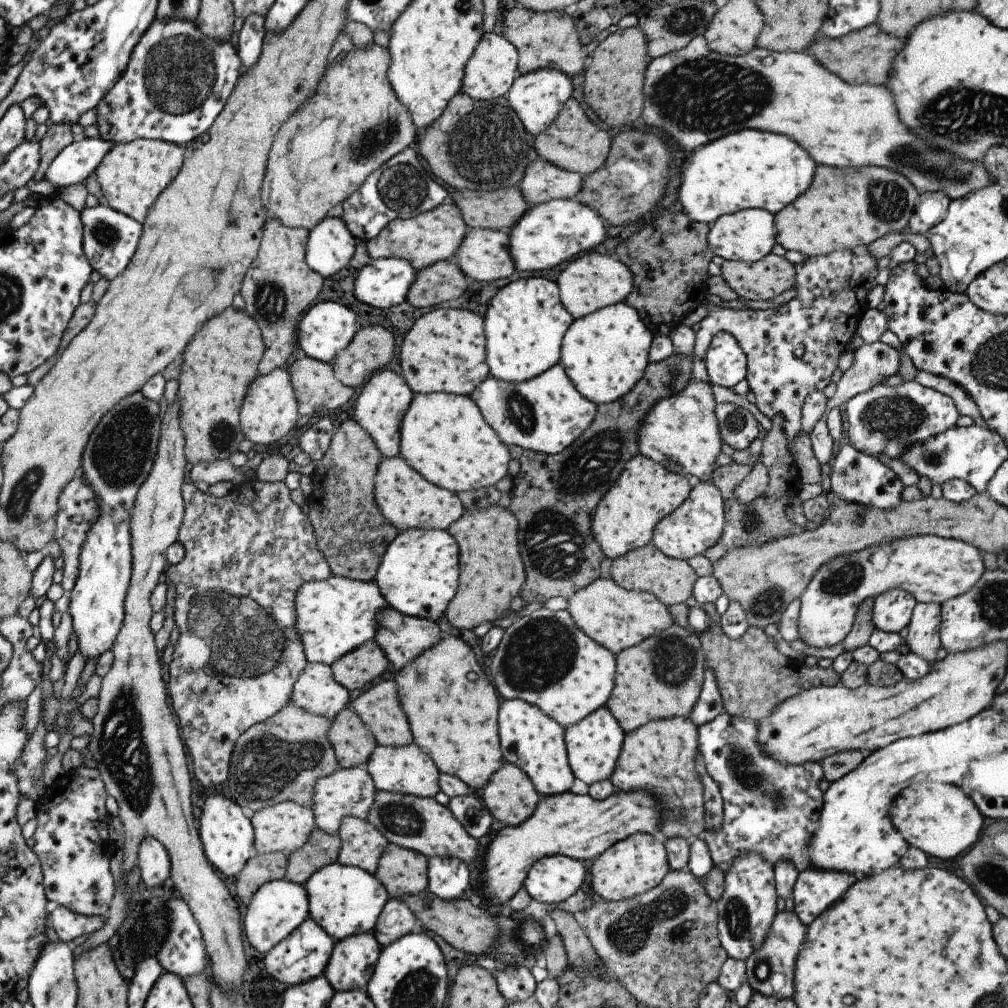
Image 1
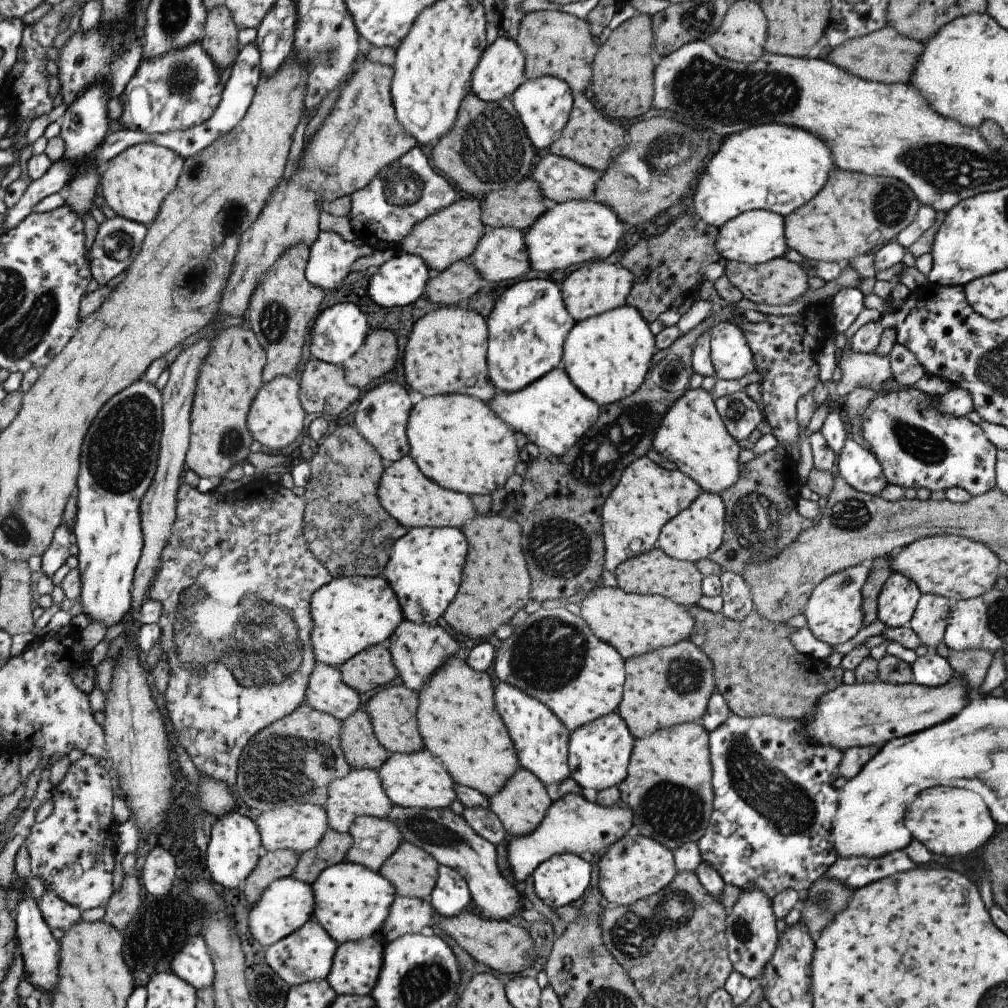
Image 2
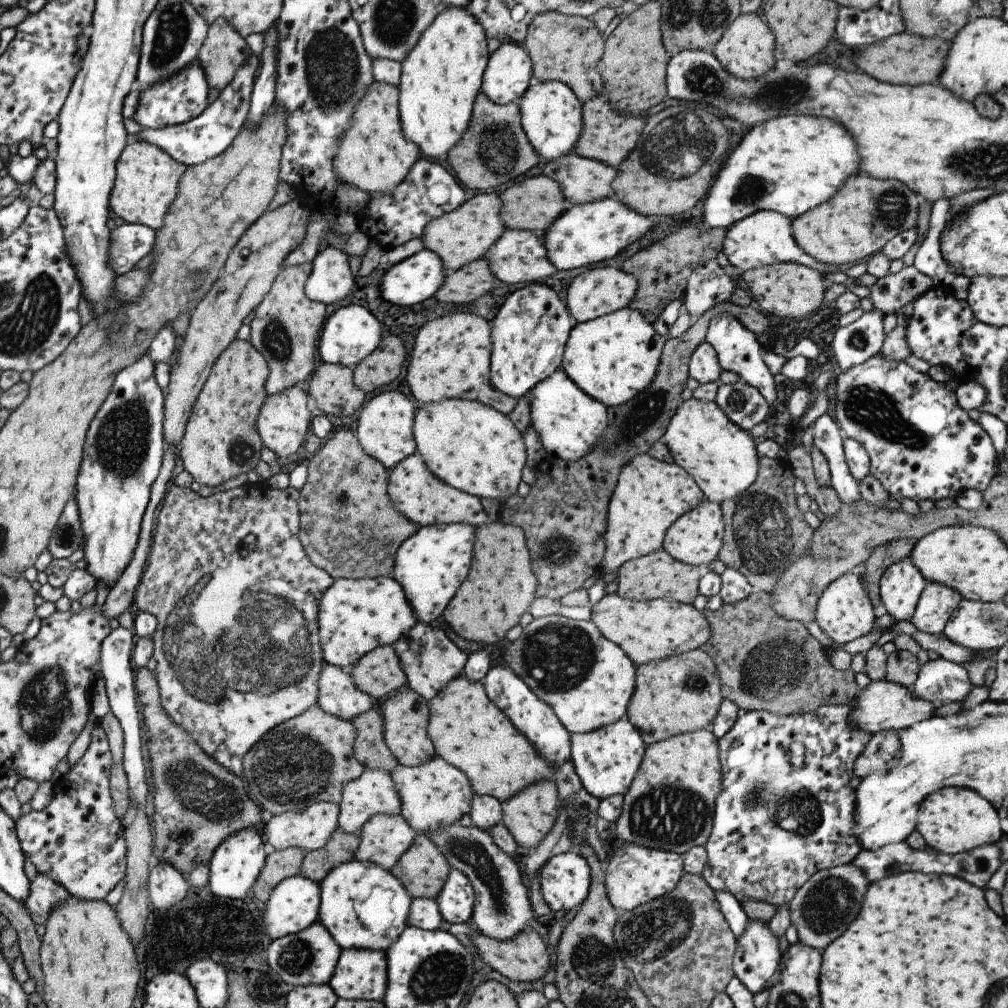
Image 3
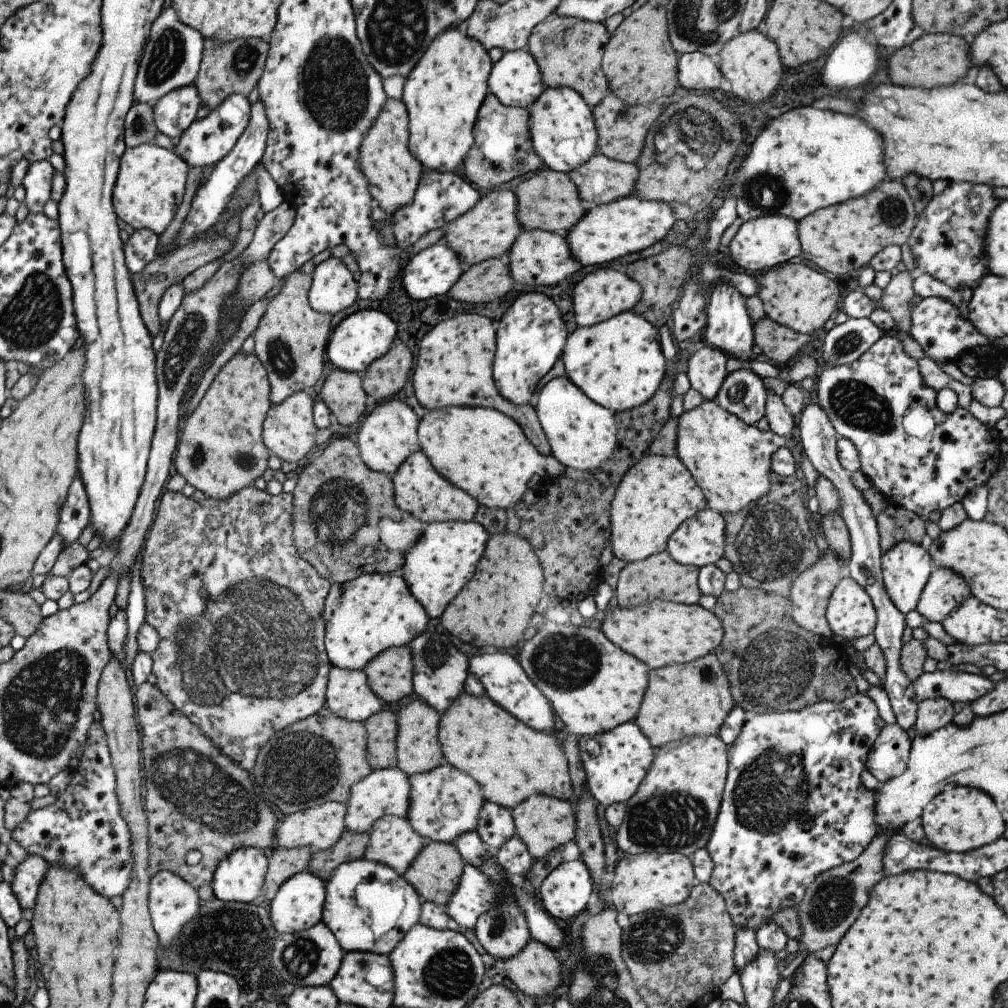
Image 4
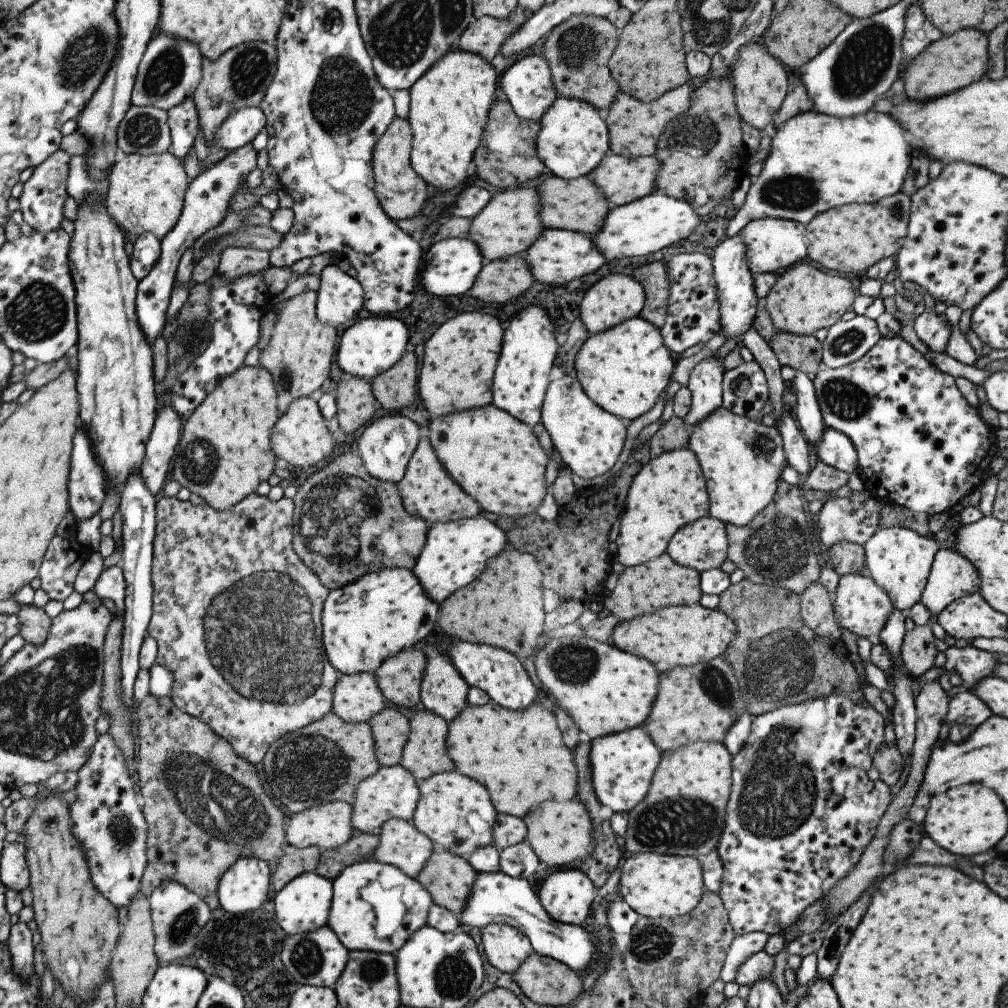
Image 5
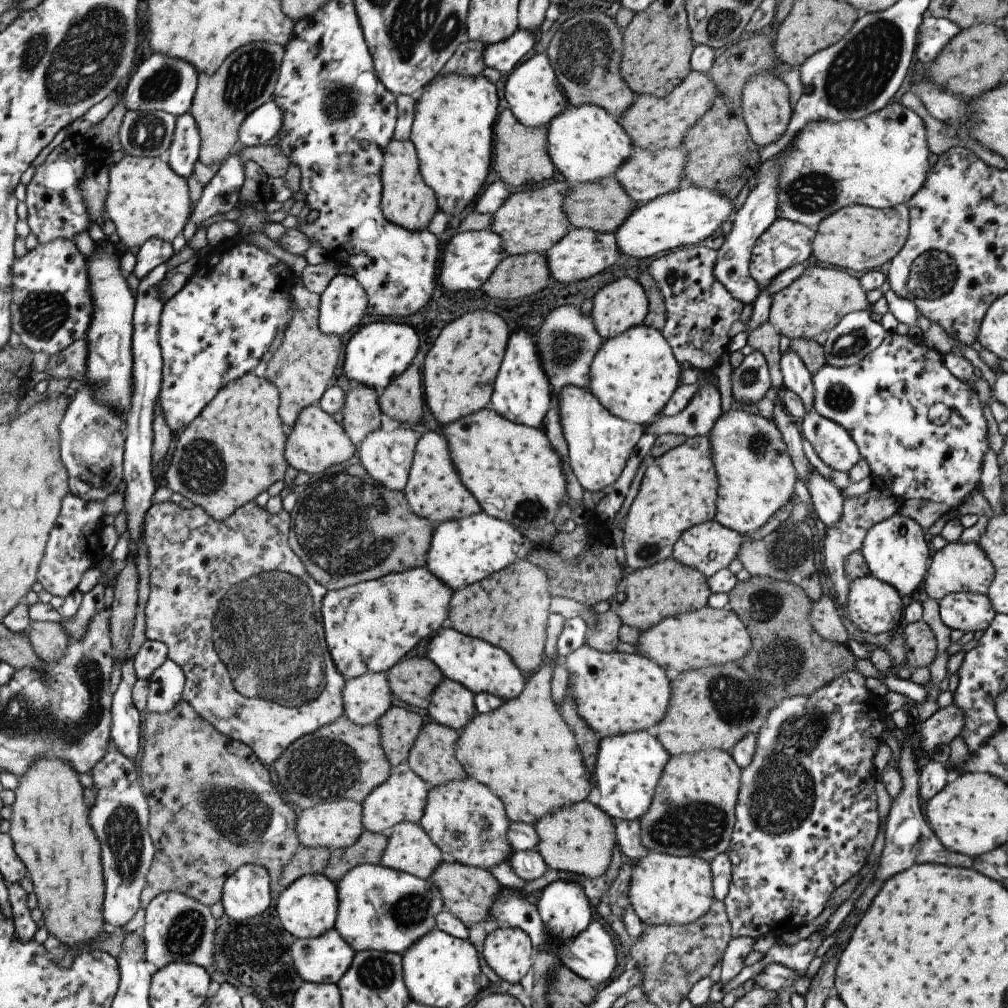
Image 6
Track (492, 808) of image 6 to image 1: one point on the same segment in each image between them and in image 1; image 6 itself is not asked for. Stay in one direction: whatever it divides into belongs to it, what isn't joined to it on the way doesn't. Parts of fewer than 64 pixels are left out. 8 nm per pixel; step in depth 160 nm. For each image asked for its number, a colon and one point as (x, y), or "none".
1: (407, 769)
2: (418, 780)
3: (432, 793)
4: (444, 802)
5: (454, 810)

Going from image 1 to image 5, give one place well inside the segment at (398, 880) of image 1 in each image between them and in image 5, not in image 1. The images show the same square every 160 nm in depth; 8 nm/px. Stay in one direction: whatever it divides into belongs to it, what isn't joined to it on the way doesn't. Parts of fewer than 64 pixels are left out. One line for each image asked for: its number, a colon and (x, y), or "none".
2: (412, 872)
3: (421, 869)
4: (434, 873)
5: (448, 878)

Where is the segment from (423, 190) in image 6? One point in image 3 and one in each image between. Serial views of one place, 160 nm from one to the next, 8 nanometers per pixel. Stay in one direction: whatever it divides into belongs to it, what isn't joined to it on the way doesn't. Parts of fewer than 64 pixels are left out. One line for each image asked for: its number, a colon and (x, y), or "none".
3: (372, 155)
4: (391, 171)
5: (400, 192)

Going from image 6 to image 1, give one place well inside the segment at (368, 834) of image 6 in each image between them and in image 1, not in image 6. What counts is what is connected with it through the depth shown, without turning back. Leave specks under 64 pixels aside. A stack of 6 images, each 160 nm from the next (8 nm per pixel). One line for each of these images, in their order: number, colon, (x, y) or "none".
1: (321, 848)
2: (331, 848)
3: (340, 846)
4: (349, 846)
5: (359, 847)

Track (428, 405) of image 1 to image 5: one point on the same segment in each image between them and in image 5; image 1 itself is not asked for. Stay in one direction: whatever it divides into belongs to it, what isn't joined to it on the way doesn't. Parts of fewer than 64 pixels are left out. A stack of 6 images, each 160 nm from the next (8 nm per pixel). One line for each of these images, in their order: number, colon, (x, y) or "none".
2: (455, 440)
3: (470, 446)
4: (481, 451)
5: (495, 458)

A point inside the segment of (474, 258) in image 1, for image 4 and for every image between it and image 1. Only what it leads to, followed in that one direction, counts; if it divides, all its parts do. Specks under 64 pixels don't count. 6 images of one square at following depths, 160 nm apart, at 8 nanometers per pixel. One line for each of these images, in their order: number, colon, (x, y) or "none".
2: (499, 255)
3: (518, 256)
4: (536, 257)

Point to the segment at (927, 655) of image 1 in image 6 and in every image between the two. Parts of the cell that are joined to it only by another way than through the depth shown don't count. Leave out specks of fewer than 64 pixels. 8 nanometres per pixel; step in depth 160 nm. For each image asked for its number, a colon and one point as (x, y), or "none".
2: (928, 620)
3: (936, 603)
4: (944, 590)
5: (951, 576)
6: (956, 568)

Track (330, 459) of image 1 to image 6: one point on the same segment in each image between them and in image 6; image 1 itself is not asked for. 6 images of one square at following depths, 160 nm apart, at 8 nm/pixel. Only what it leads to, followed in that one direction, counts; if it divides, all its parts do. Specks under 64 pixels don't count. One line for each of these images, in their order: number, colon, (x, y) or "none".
2: (347, 530)
3: (343, 501)
4: (345, 523)
5: (332, 536)
6: (345, 528)

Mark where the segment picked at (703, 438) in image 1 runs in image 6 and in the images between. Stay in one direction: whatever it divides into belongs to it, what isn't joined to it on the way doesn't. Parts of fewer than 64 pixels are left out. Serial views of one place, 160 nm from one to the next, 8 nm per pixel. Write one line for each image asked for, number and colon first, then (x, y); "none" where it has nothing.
2: (690, 434)
3: (721, 458)
4: (729, 461)
5: (740, 460)
6: (754, 474)

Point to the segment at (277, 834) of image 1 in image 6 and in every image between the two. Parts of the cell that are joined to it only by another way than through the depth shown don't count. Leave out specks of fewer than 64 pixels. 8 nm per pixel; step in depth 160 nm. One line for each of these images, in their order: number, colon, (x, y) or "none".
2: (298, 827)
3: (308, 829)
4: (317, 828)
5: (327, 826)
6: (330, 824)

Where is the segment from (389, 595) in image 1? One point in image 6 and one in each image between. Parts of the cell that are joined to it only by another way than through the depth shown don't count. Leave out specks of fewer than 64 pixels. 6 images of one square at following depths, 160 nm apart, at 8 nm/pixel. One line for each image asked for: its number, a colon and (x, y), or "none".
2: (423, 568)
3: (430, 565)
4: (443, 559)
5: (455, 553)
6: (461, 552)

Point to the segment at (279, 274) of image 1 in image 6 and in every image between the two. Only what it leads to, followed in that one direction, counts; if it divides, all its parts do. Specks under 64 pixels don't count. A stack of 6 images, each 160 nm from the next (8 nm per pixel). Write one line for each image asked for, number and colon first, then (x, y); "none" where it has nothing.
2: (281, 309)
3: (285, 327)
4: (290, 338)
5: (298, 355)
6: (300, 368)

